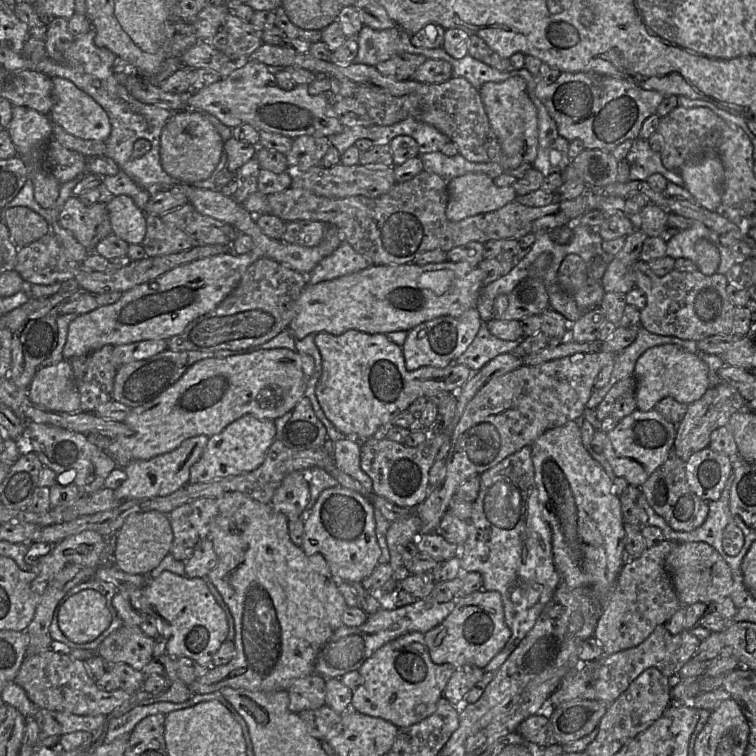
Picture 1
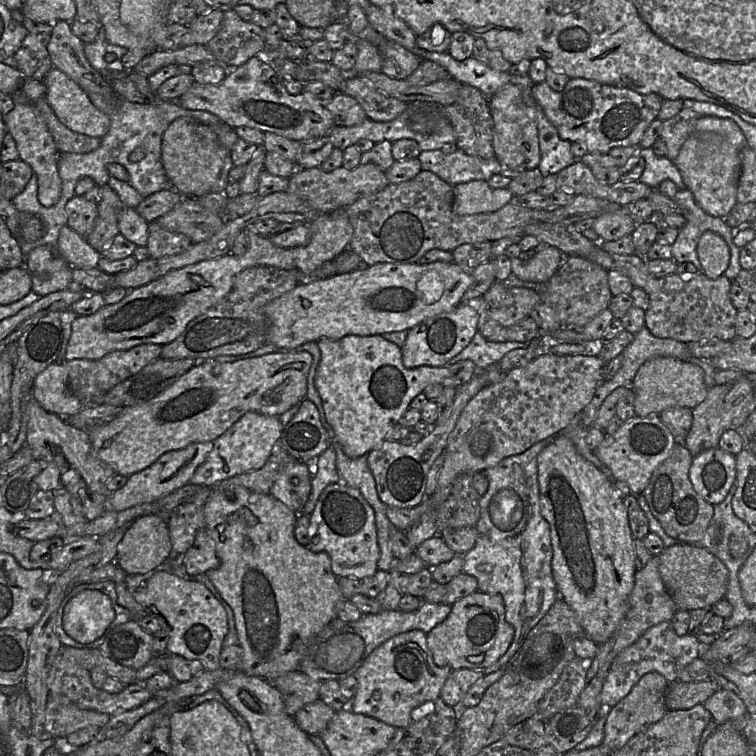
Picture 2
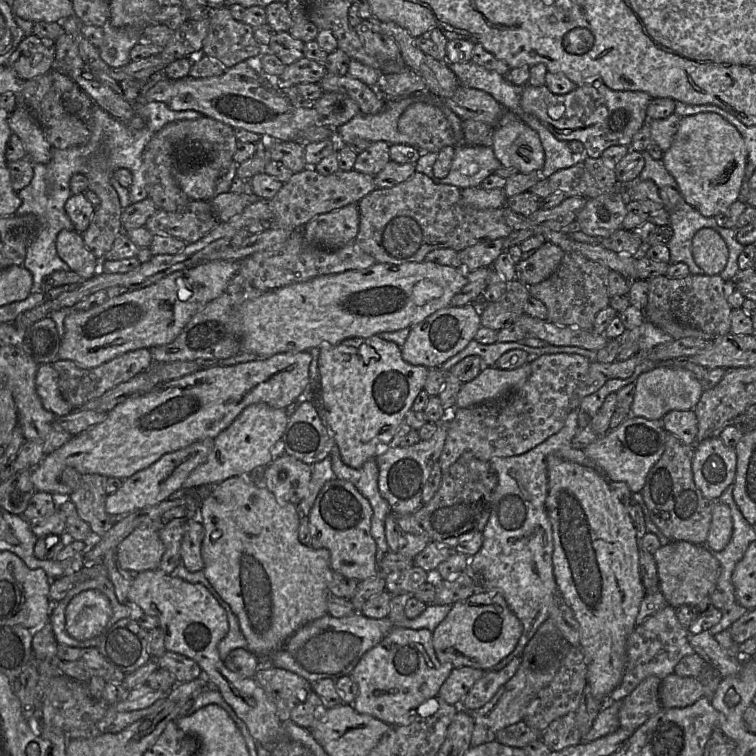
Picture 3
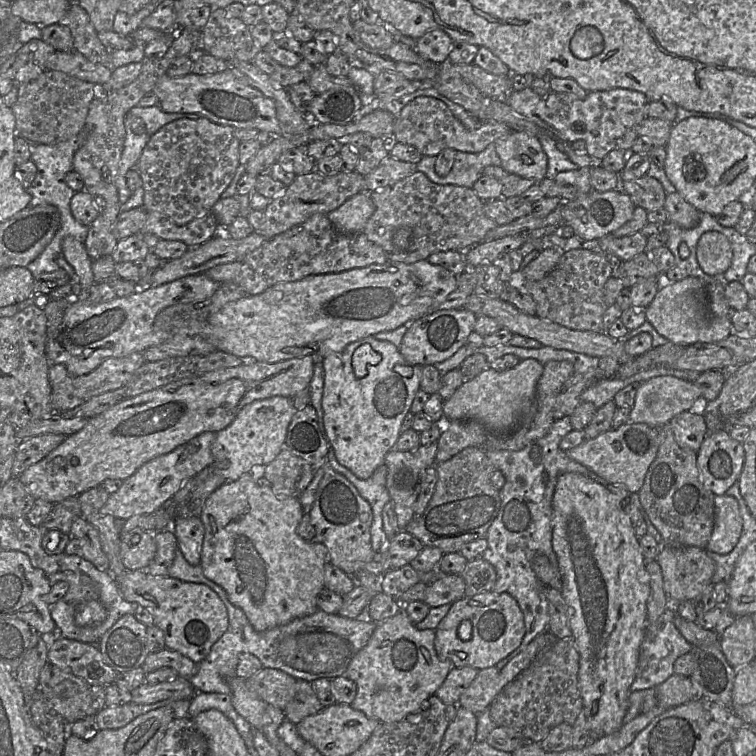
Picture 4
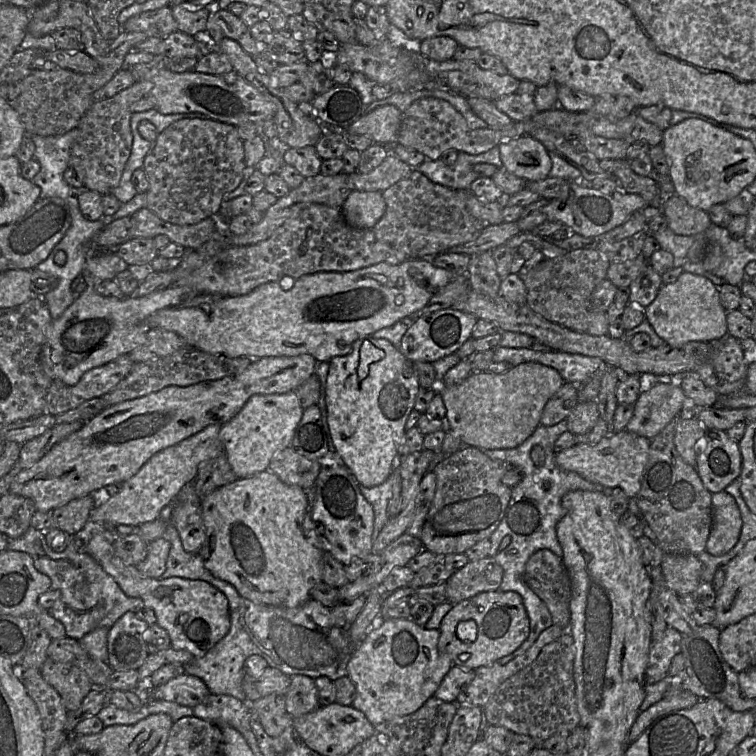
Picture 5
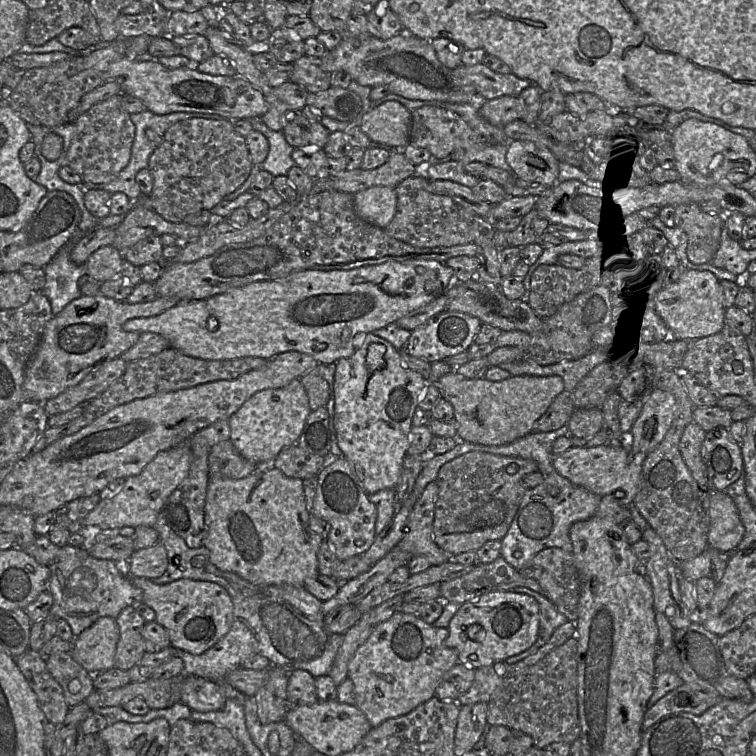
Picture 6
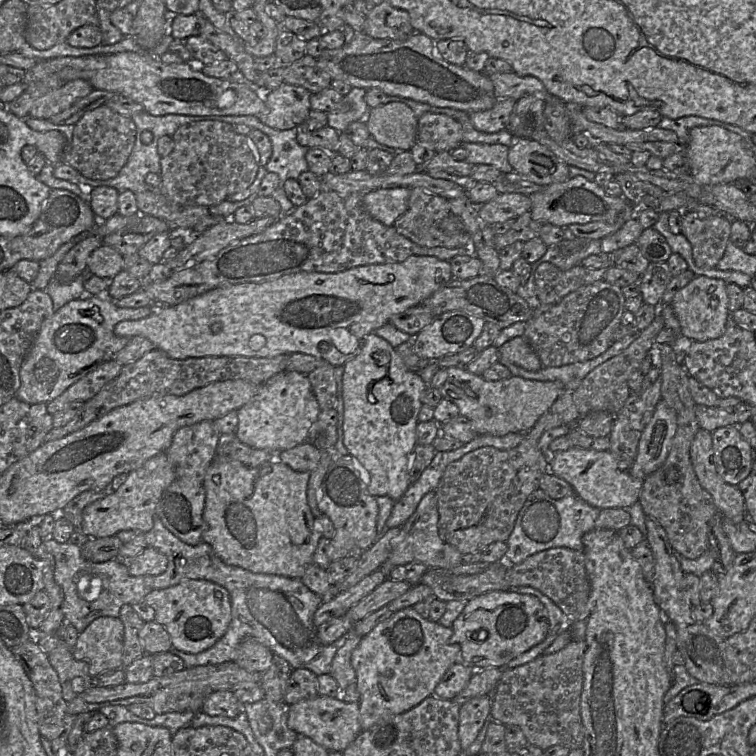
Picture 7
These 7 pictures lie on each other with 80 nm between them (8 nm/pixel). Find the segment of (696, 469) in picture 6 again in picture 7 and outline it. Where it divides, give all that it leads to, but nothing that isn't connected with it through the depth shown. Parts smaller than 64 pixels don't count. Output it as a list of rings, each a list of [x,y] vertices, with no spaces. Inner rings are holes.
[[[702,428],[699,429],[690,447],[690,458],[699,483],[711,495],[718,512],[734,523],[747,521],[745,500],[742,492],[737,486],[726,483],[717,473],[715,464],[713,462],[711,432]]]

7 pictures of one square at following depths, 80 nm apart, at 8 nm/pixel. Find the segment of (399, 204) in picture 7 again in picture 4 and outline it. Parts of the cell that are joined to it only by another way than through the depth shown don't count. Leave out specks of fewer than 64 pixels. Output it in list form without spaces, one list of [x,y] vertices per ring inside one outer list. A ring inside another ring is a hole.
[[[362,191],[326,215],[338,232],[355,234],[363,232],[374,211],[375,206],[371,200],[370,192]]]

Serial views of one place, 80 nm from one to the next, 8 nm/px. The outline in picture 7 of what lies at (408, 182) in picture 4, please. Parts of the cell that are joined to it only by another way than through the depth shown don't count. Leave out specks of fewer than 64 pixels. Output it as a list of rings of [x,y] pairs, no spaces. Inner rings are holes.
[[[411,188],[408,209],[395,221],[393,226],[399,234],[424,247],[457,248],[472,244],[461,219],[451,213],[449,200],[428,193],[421,188]]]

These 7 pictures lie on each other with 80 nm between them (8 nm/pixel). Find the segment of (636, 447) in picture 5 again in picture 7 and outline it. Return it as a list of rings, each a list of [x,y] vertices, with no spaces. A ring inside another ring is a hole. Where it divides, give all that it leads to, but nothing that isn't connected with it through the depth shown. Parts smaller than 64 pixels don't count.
[[[571,447],[563,452],[551,453],[548,457],[548,471],[568,482],[586,503],[600,509],[630,507],[638,501],[642,487],[642,480],[633,477],[630,471],[621,469],[609,450]]]

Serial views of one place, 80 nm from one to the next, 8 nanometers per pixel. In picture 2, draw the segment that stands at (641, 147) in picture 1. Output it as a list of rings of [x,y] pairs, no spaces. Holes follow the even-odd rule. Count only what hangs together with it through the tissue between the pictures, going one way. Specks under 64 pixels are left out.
[[[639,147],[637,153],[645,161],[645,168],[639,181],[647,184],[651,188],[657,188],[662,181],[668,179],[673,181],[679,189],[686,188],[682,176],[673,161],[666,156],[657,156],[651,147]]]

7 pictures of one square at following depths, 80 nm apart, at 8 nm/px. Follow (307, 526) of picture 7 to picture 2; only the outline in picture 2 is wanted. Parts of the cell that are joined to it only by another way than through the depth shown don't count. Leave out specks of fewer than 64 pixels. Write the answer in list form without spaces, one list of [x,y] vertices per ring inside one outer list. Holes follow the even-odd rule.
[[[216,485],[212,488],[212,494],[204,504],[205,528],[215,543],[215,551],[220,560],[220,565],[218,568],[209,570],[205,574],[233,611],[239,645],[243,649],[242,672],[249,676],[272,680],[288,672],[297,671],[312,640],[332,620],[338,619],[337,605],[344,599],[338,578],[333,574],[331,569],[330,556],[324,551],[318,553],[312,552],[308,547],[302,546],[297,542],[294,529],[298,513],[291,510],[271,494],[257,493],[238,485]]]

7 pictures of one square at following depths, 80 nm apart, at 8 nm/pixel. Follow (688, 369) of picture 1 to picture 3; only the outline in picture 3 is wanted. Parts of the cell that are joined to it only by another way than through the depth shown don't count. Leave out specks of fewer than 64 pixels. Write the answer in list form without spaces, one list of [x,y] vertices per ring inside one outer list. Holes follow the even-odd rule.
[[[658,367],[642,373],[635,382],[630,416],[661,421],[670,411],[692,410],[704,392],[693,373],[684,368]]]

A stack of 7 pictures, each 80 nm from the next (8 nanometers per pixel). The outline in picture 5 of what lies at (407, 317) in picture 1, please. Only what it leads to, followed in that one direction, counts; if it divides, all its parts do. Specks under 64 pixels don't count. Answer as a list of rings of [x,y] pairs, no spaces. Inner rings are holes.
[[[406,260],[397,265],[380,262],[353,271],[325,271],[306,274],[298,279],[292,278],[294,284],[288,290],[281,287],[280,281],[268,282],[248,294],[217,298],[209,307],[163,308],[150,315],[146,324],[150,329],[160,328],[175,332],[184,339],[187,346],[230,358],[260,359],[310,354],[318,362],[330,361],[336,356],[349,354],[358,339],[365,340],[374,332],[421,310],[454,277],[449,270],[437,267],[429,260]]]

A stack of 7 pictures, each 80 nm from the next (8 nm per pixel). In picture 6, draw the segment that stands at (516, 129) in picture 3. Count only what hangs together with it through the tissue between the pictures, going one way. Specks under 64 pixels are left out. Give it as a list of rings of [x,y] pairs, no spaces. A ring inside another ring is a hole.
[[[508,140],[506,162],[513,175],[552,187],[559,174],[559,160],[543,145],[526,140]]]

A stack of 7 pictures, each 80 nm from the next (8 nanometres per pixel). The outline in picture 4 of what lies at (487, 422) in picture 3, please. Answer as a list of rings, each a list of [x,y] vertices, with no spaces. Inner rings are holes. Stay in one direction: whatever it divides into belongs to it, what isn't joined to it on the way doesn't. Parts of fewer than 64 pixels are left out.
[[[567,360],[549,361],[544,365],[543,373],[537,382],[536,392],[530,404],[518,415],[513,427],[506,431],[491,431],[481,423],[471,419],[451,420],[449,428],[441,434],[438,440],[436,463],[442,463],[467,447],[476,447],[487,451],[519,451],[542,437],[555,422],[553,409],[556,399],[565,382],[574,374],[574,366]]]

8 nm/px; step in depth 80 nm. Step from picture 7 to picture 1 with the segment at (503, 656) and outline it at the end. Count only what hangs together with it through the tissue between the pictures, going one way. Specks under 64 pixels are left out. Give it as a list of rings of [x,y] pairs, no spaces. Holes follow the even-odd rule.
[[[480,590],[453,602],[454,608],[444,621],[424,634],[430,659],[436,665],[449,664],[455,669],[483,669],[504,648],[511,635],[504,621],[501,596],[496,591]]]

